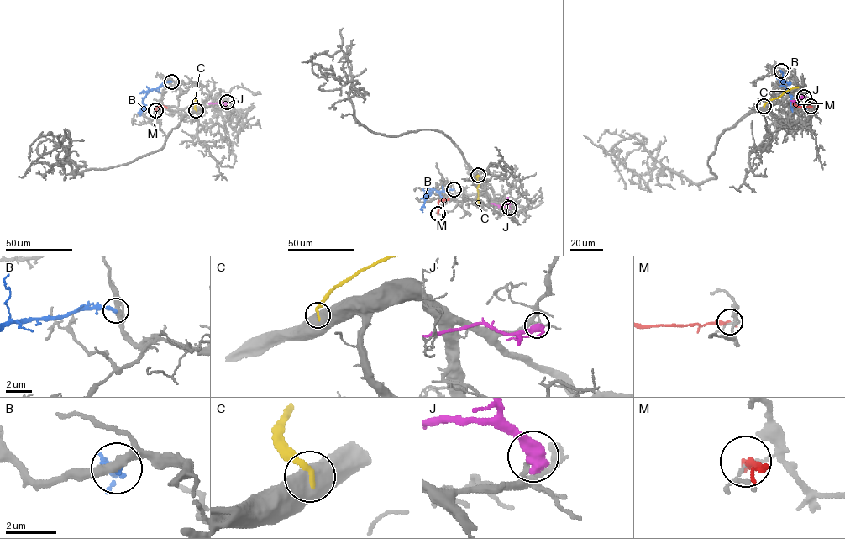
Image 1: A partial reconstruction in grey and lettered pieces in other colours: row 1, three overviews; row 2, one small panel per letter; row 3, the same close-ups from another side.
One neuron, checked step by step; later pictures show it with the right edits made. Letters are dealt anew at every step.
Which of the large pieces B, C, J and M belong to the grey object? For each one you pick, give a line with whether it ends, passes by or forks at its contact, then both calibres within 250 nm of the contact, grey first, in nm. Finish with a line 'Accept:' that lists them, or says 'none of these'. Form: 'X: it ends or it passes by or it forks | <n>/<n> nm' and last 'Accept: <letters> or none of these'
Accept: none of these

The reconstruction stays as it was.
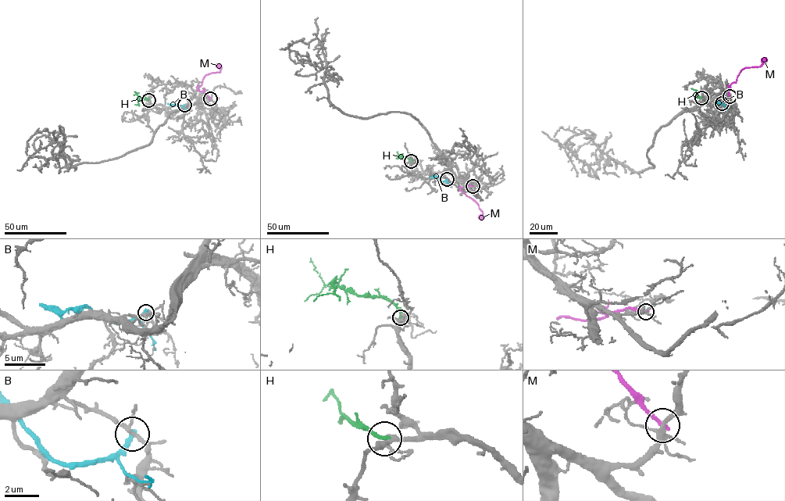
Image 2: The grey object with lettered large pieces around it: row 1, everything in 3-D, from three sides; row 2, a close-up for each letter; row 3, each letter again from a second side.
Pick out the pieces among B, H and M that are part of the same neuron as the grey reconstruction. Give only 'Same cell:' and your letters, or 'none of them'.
Same cell: H

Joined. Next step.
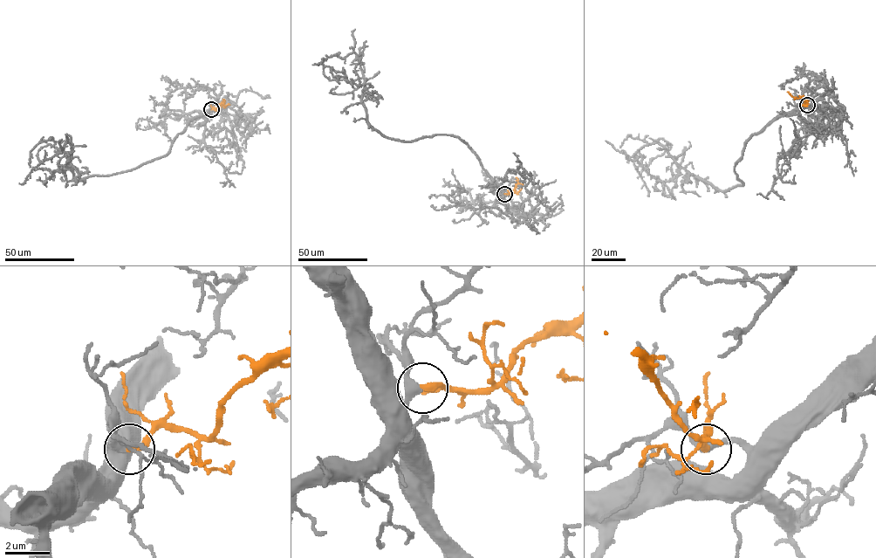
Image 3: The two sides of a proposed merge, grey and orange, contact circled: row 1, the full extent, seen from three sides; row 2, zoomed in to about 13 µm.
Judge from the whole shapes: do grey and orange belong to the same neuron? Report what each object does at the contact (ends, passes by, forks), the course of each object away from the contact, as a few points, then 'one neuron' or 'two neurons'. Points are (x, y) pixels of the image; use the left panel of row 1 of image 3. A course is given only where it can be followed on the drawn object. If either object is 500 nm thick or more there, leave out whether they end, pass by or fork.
grey passes by | orange ends | grey via (211, 109), (193, 119), (165, 155), (130, 169), (76, 180), (69, 167), (71, 145), (68, 141), (19, 183) | orange via (211, 109), (223, 104), (222, 99) | one neuron

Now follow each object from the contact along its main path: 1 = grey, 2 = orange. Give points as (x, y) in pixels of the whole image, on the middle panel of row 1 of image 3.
1: (504, 194), (458, 137), (406, 141), (377, 131), (367, 120), (365, 78), (352, 51), (312, 65)
2: (504, 194), (515, 189), (517, 179), (516, 177)

